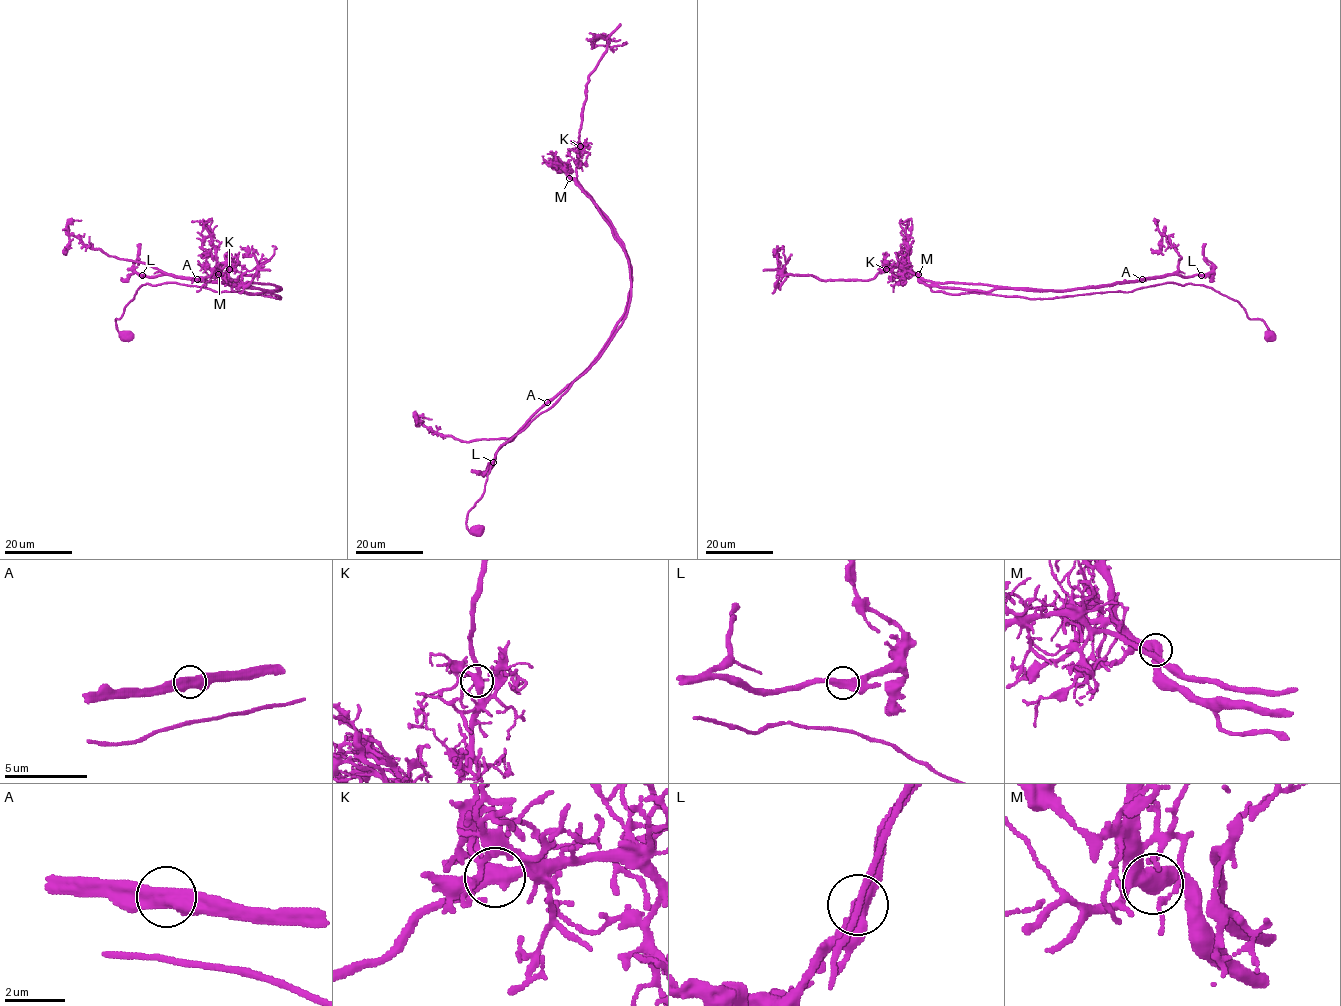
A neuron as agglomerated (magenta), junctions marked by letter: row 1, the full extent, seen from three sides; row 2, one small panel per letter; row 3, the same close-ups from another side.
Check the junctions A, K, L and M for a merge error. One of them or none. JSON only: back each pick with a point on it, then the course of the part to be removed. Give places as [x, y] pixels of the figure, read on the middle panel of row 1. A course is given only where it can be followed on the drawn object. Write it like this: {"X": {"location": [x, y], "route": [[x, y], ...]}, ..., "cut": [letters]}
{"A": {"location": [547, 402], "route": [[547, 402], [588, 367], [628, 301], [631, 265], [626, 250], [577, 179], [588, 77], [608, 43], [622, 44]]}, "cut": ["A"]}

